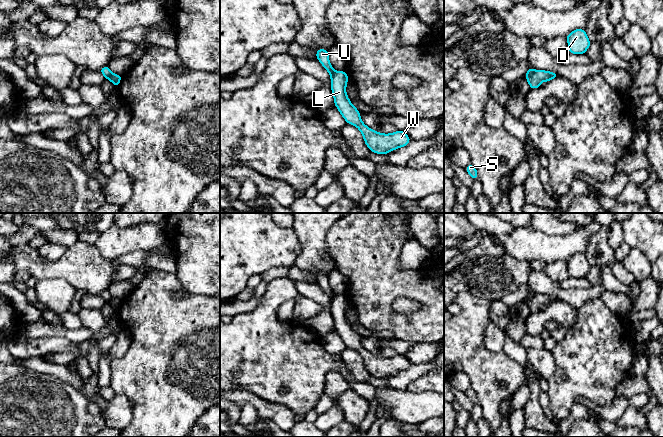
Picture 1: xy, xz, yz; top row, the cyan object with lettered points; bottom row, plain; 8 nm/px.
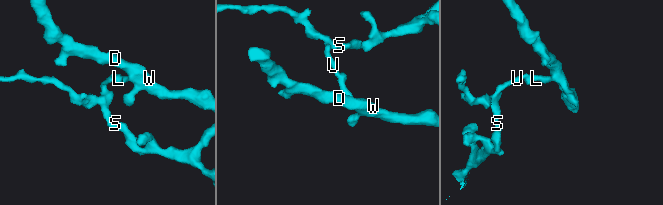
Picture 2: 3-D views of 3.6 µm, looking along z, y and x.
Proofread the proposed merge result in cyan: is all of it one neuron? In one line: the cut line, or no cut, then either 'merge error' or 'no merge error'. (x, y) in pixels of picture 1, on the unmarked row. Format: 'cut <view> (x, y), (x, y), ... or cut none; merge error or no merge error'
cut xz (334, 295), (331, 300); merge error

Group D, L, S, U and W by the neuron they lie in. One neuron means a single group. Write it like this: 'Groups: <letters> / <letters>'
Groups: D L W / S U

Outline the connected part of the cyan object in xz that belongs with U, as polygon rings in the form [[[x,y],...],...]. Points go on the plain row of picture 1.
[[[318,273],[316,275],[316,281],[317,284],[320,285],[322,290],[328,295],[329,299],[332,300],[334,297],[334,293],[332,292],[331,287],[329,285],[328,277],[329,277],[328,274]]]

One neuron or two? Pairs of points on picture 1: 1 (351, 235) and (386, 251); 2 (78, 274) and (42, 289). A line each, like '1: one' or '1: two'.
1: one
2: two

